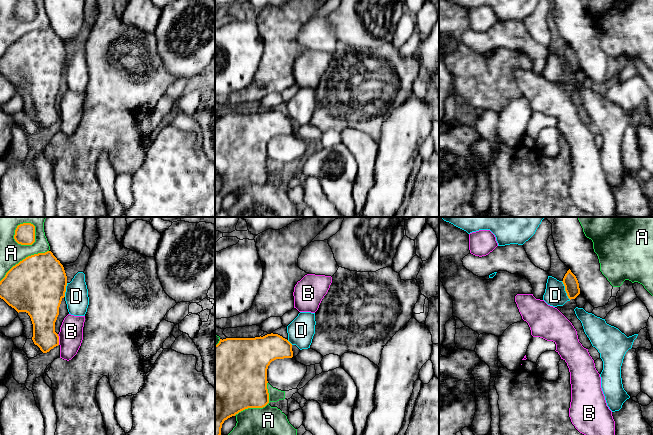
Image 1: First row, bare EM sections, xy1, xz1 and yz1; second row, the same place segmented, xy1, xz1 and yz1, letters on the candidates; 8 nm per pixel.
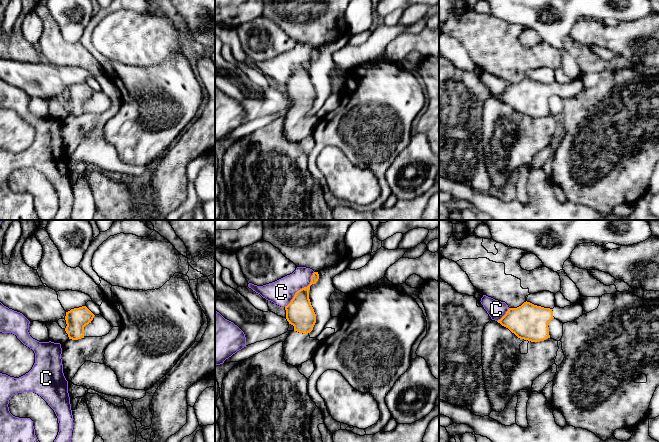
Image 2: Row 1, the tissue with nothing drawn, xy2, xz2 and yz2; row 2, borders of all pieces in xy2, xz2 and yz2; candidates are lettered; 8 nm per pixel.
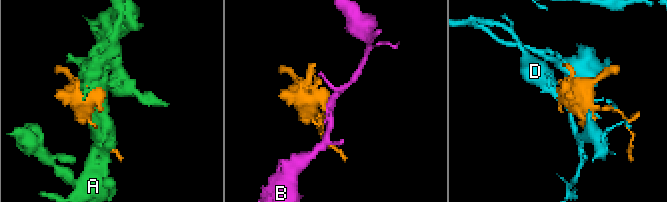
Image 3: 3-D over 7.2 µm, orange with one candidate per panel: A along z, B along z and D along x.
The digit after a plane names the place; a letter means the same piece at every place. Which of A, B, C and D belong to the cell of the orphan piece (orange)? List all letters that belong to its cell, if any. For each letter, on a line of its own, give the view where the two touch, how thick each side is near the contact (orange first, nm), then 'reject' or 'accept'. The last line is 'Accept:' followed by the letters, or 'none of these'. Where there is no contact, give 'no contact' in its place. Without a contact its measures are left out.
A: meets orange in xy1; 160 nm thick on the orange side, 190 nm on the other; reject
B: meets orange in xy1; 220 nm thick on the orange side, 190 nm on the other; reject
C: meets orange in xz2; 220 nm thick on the orange side, 200 nm on the other; reject
D: meets orange in yz1; 120 nm thick on the orange side, 180 nm on the other; reject
Accept: none of these

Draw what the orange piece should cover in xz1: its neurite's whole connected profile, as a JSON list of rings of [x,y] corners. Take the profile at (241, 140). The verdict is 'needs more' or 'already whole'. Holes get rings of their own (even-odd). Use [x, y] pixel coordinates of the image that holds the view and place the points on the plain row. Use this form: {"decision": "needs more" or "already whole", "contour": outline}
{"decision": "already whole", "contour": [[[278,110],[220,115],[215,121],[215,217],[225,196],[245,185],[263,184],[269,179],[268,142],[276,135],[292,133],[292,120]]]}

